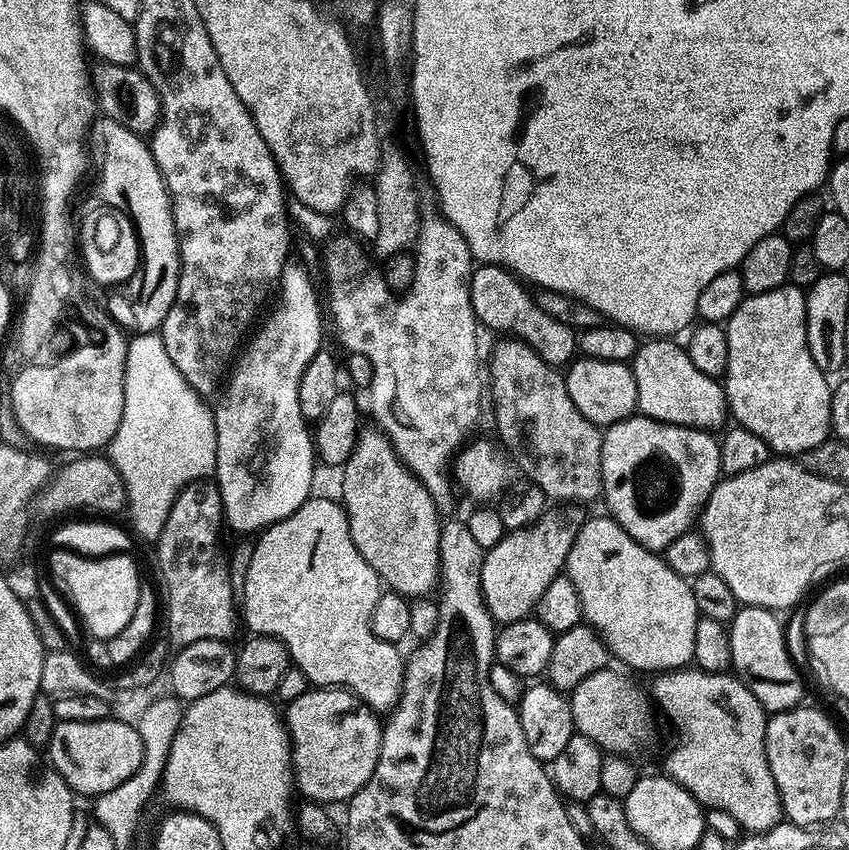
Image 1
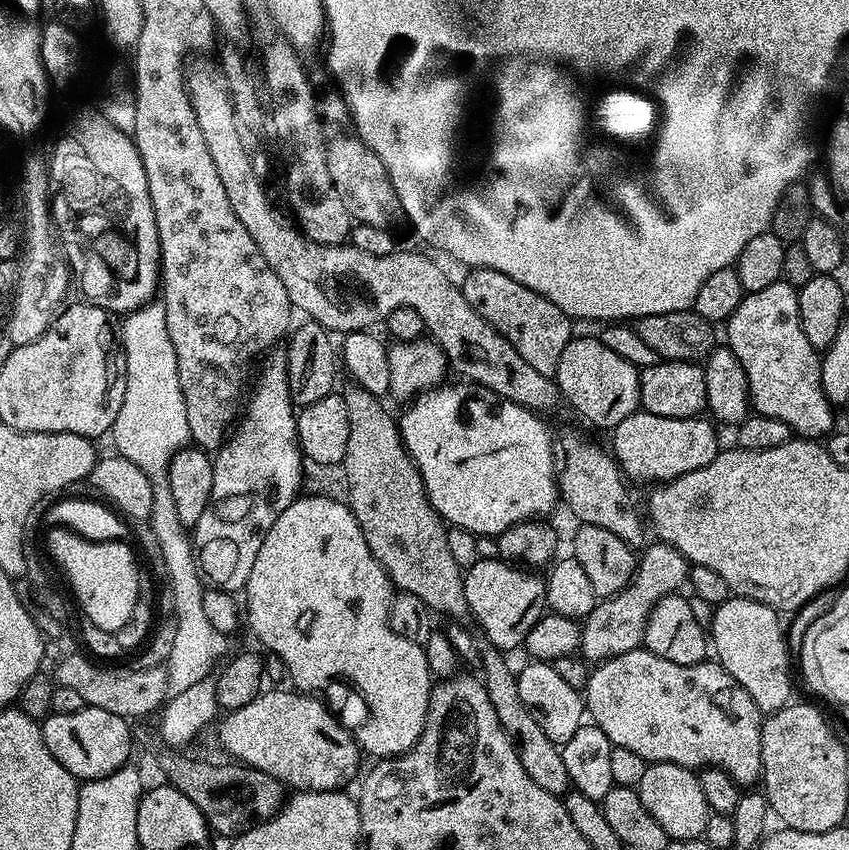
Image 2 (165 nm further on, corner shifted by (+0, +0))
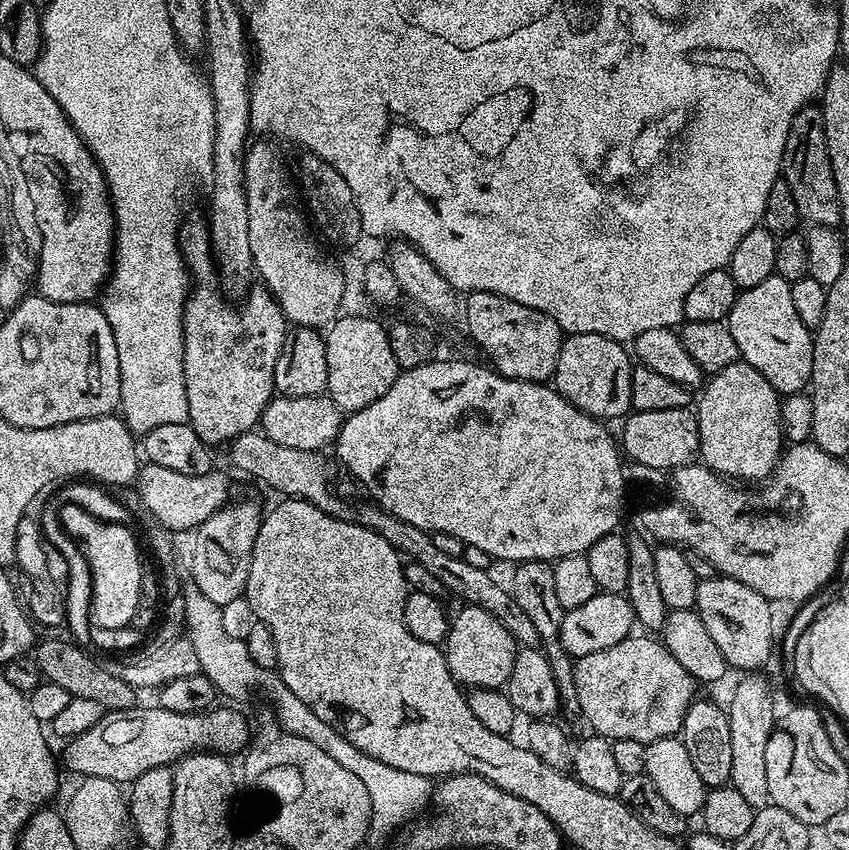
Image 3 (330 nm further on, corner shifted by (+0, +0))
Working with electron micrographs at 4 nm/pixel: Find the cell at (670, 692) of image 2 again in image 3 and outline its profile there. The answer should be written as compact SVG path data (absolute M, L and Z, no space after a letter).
M633 634L618 642L618 646L610 646L610 650L598 650L598 654L581 656L574 667L579 715L584 716L595 735L605 736L610 741L630 738L647 746L658 738L677 735L684 725L686 710L698 696L697 680L678 663L678 658L670 654L663 642L648 634Z

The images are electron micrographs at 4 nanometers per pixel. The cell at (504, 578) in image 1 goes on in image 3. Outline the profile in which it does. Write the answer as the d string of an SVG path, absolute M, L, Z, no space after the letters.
M473 604L461 608L464 609L457 616L455 613L451 617L448 639L442 645L450 674L461 686L503 689L510 678L510 670L514 670L514 658L518 651L515 638L494 614Z

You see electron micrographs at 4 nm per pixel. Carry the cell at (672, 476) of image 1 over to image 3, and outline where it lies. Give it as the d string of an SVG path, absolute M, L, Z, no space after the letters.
M691 407L632 412L623 424L624 433L619 433L618 440L622 445L623 455L629 461L665 470L697 463L700 455L700 431L696 413Z

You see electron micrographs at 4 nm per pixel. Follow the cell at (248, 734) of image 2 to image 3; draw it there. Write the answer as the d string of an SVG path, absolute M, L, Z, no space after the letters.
M137 706L131 712L105 718L65 743L68 745L64 748L64 760L62 756L63 767L77 772L80 778L110 778L110 782L128 786L146 774L146 770L167 768L193 753L205 750L219 754L239 753L250 740L248 724L242 713L220 707L213 707L207 712L178 714L159 706Z

